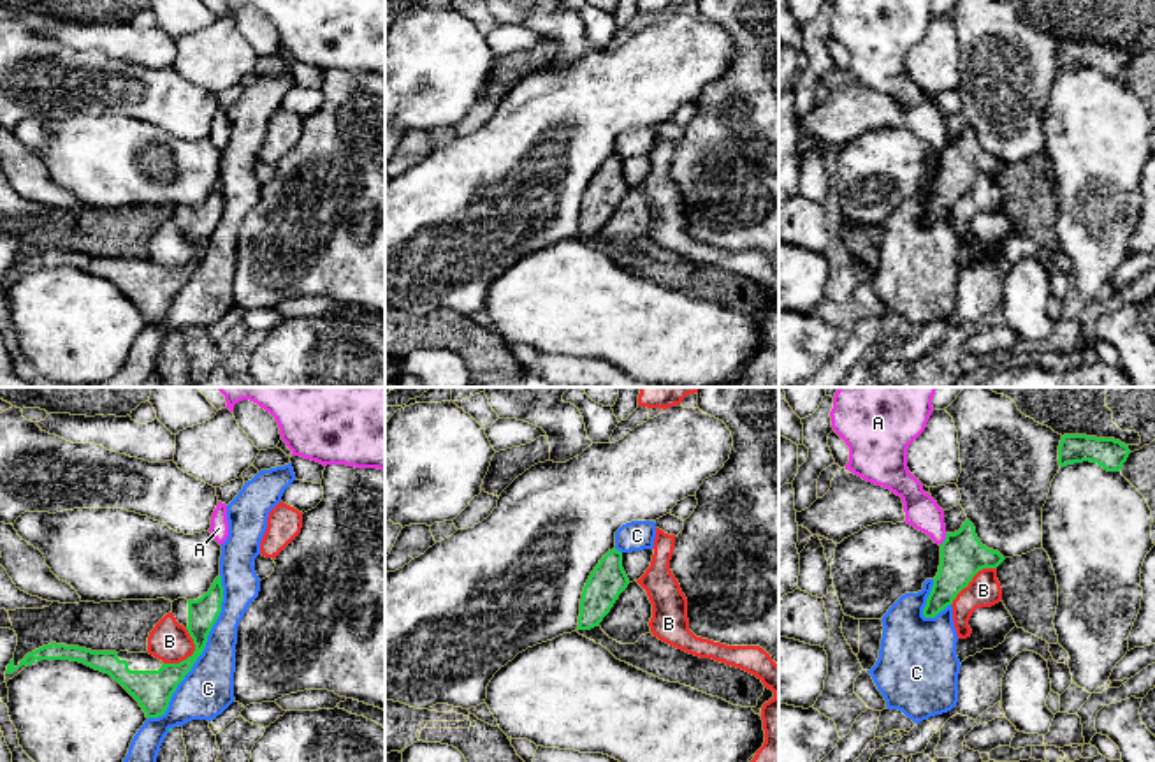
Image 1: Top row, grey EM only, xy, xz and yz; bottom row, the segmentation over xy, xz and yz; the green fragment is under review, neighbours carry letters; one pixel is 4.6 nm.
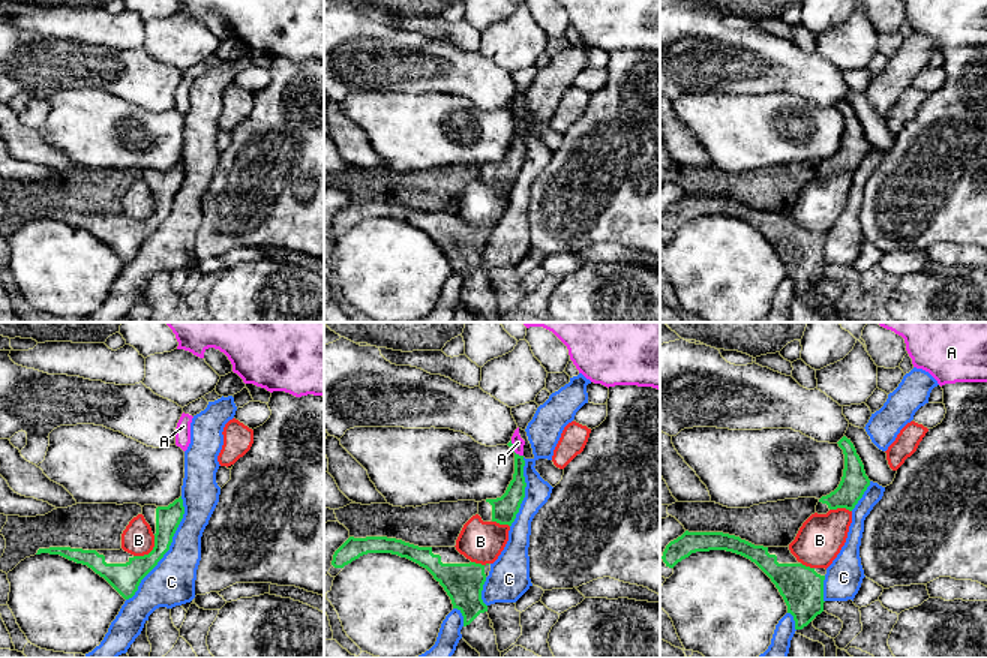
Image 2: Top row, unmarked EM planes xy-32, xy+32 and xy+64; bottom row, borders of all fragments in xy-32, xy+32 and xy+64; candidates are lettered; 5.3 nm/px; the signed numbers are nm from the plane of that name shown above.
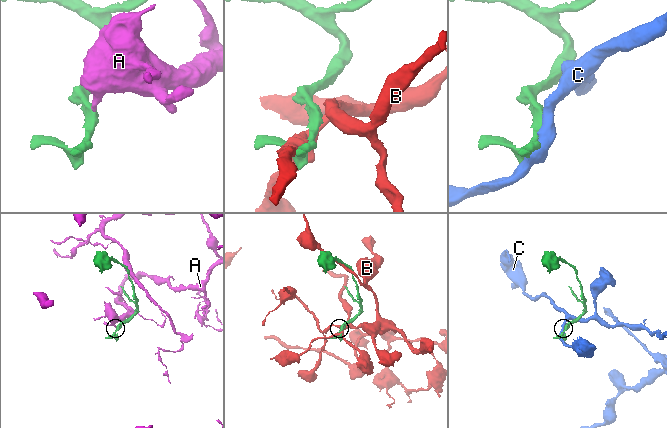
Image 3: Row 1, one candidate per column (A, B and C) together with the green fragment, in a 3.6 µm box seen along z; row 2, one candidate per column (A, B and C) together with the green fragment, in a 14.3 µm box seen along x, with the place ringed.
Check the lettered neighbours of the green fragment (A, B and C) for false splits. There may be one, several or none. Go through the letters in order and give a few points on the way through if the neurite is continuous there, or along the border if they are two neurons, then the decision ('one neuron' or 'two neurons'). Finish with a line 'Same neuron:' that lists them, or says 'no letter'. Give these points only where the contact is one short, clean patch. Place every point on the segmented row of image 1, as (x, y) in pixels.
A: border along yz (946, 534), (939, 544); two neurons
B: two neurons
C: two neurons
Same neuron: no letter

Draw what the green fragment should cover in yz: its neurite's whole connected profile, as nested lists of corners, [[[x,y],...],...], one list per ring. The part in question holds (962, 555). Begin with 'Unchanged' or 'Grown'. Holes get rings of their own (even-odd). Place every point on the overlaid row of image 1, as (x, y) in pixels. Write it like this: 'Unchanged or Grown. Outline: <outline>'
Unchanged. Outline: [[[967,519],[955,533],[946,533],[941,544],[941,565],[923,609],[925,618],[935,618],[953,604],[983,568],[997,568],[1006,558],[981,544],[974,524]]]

